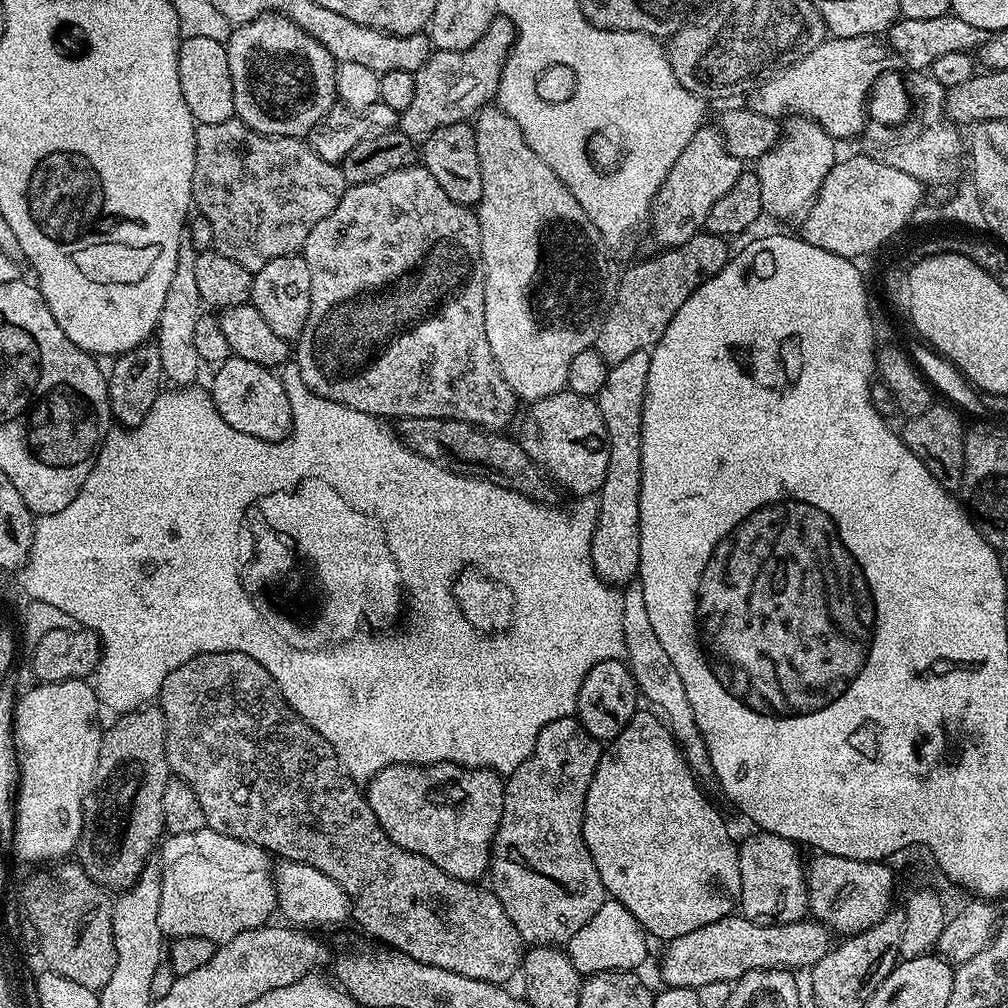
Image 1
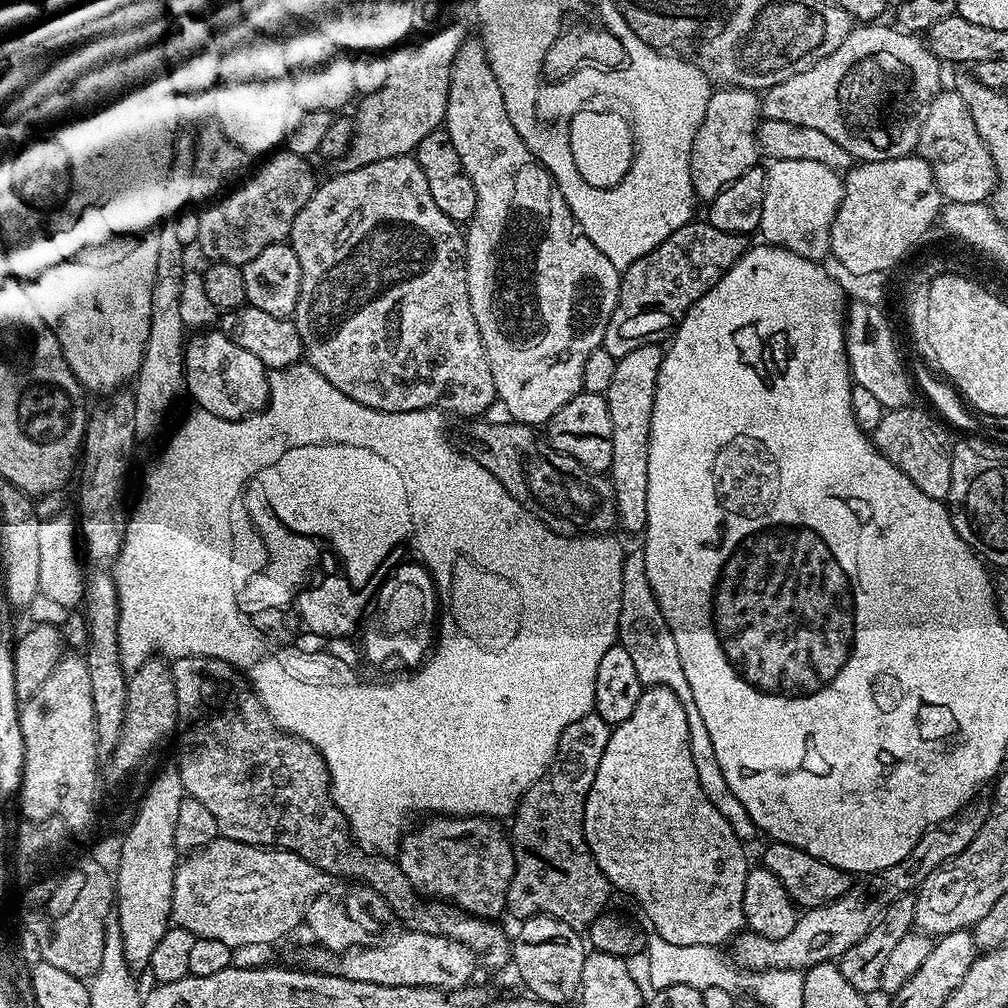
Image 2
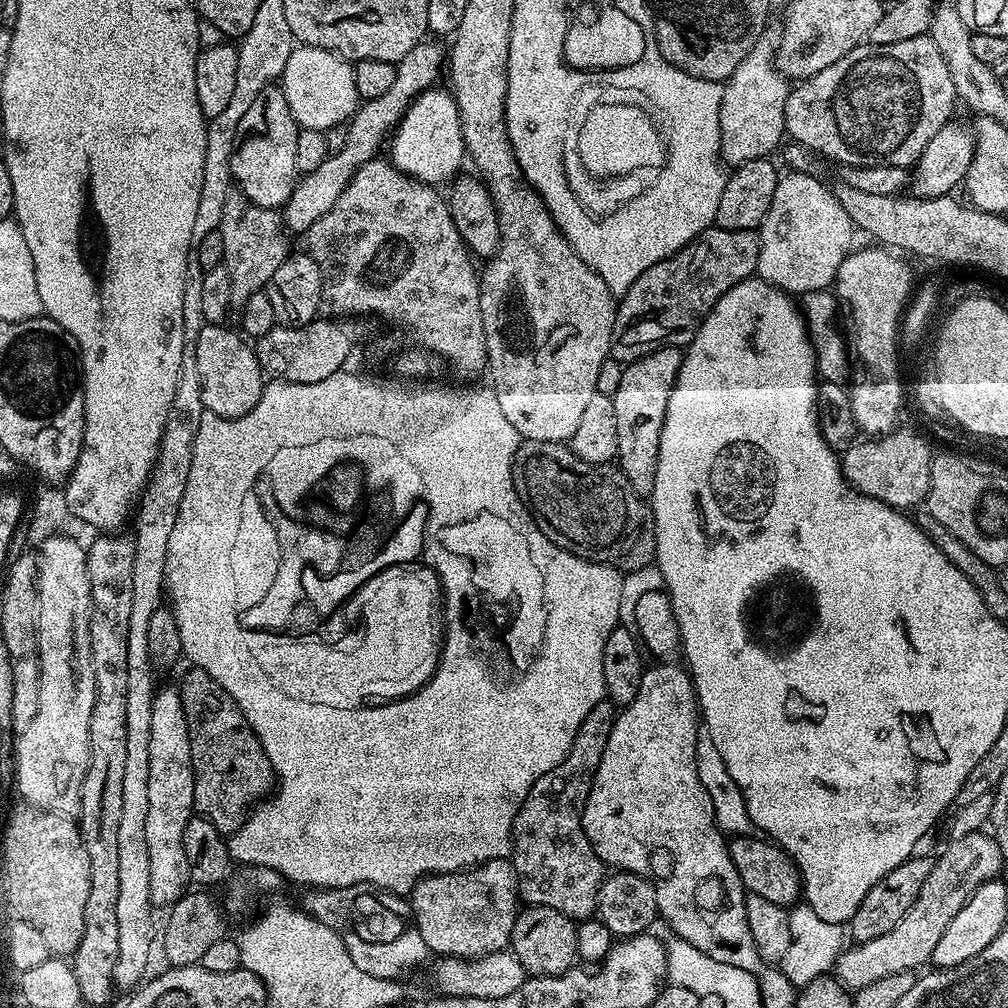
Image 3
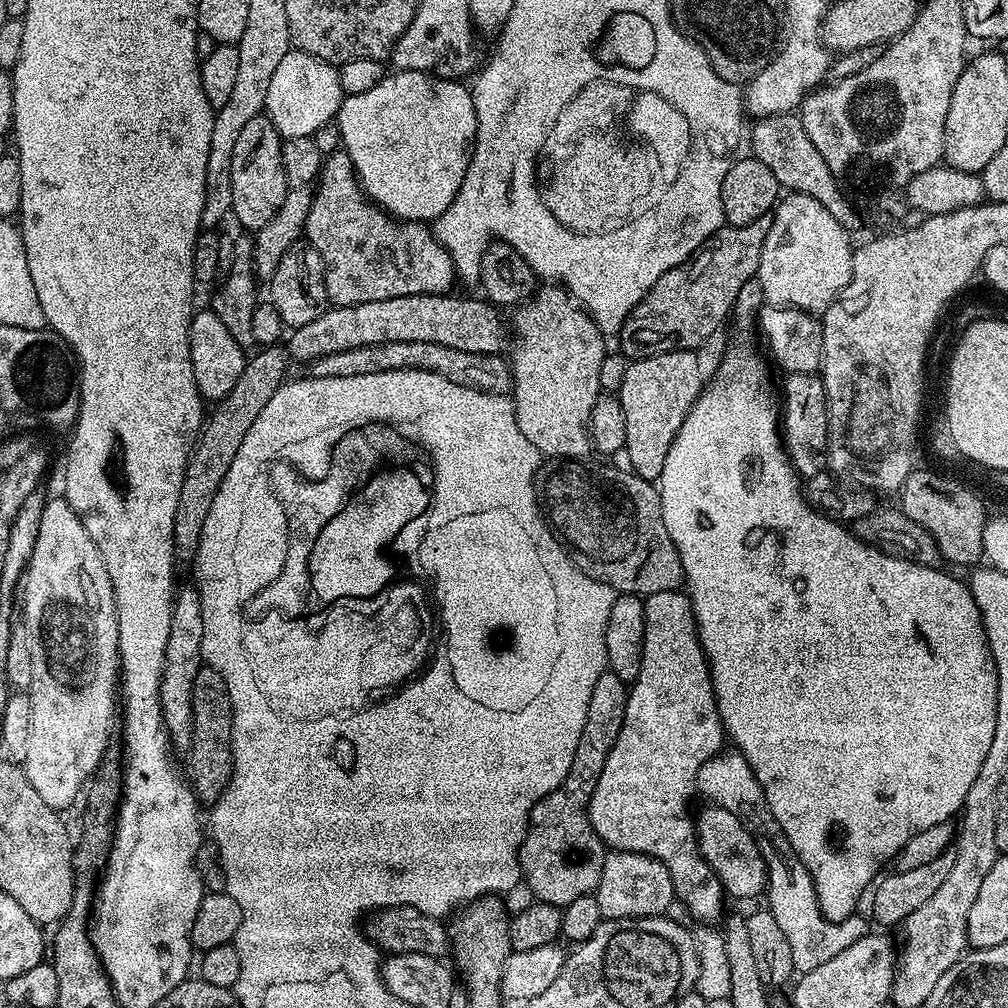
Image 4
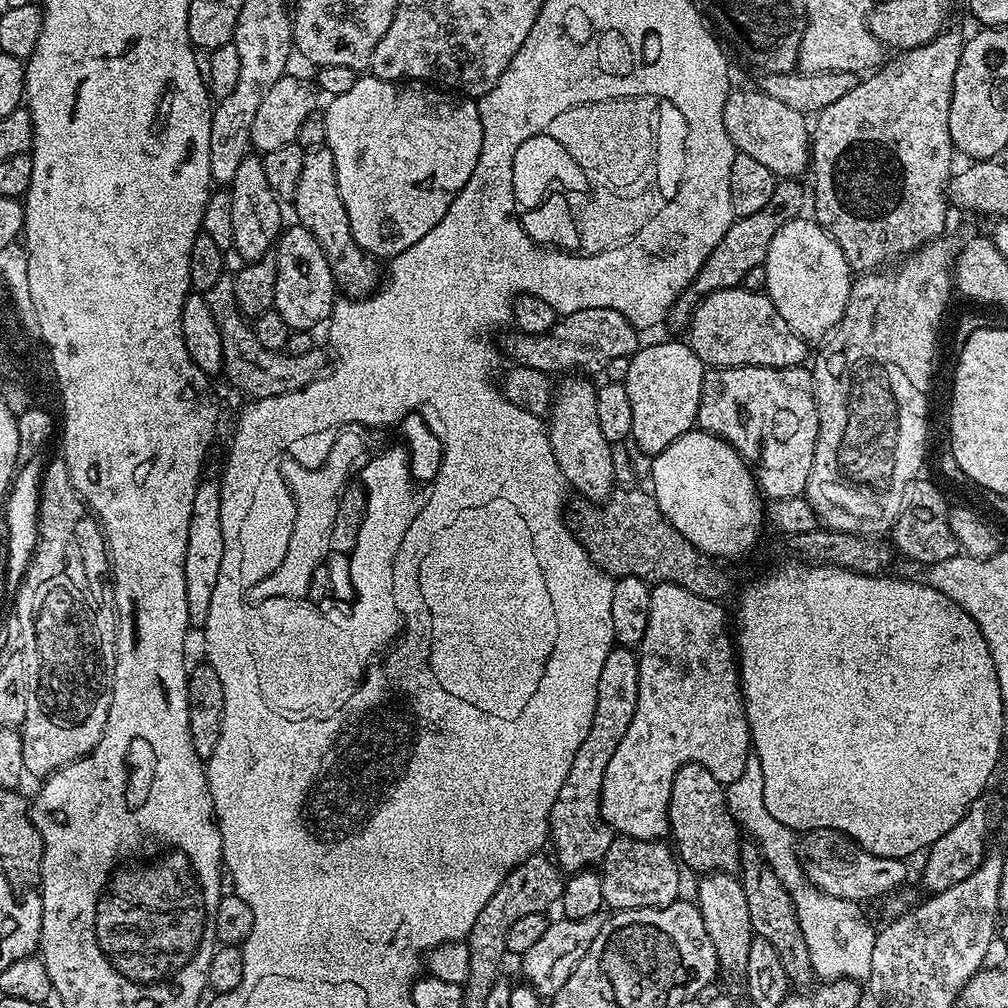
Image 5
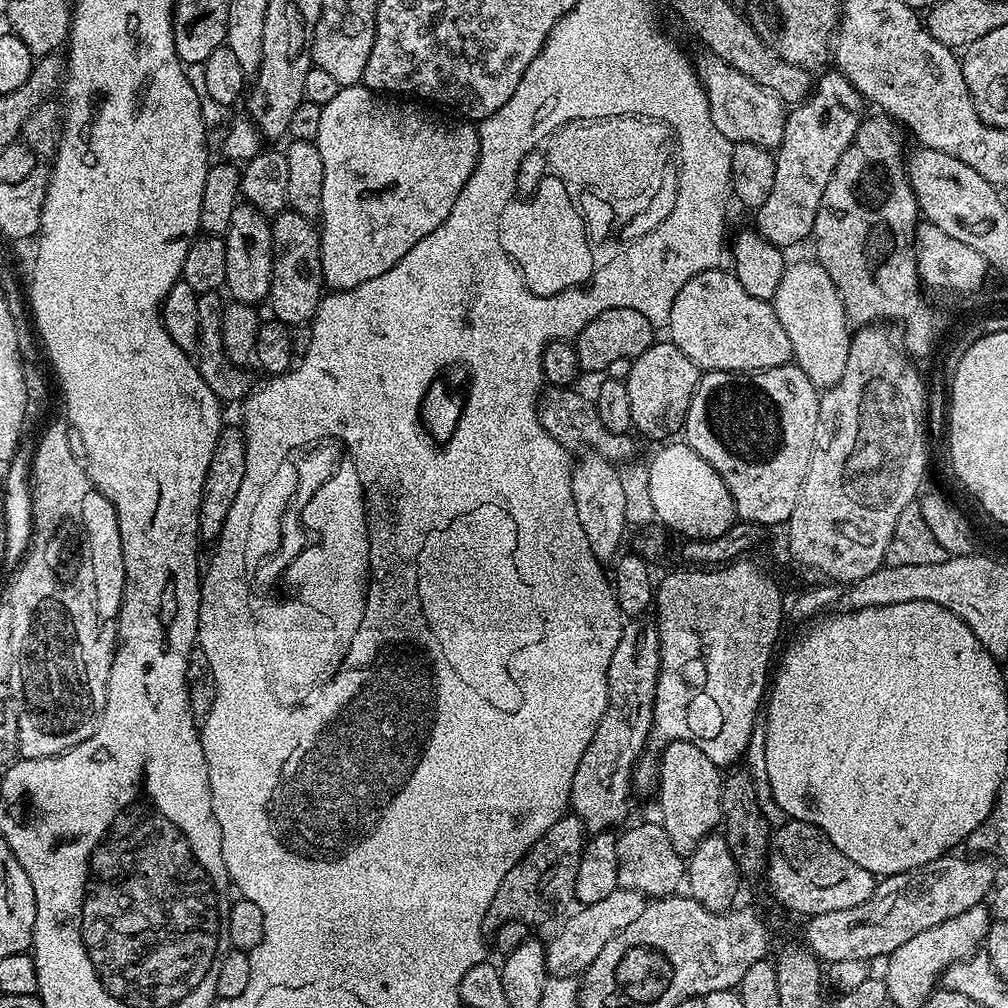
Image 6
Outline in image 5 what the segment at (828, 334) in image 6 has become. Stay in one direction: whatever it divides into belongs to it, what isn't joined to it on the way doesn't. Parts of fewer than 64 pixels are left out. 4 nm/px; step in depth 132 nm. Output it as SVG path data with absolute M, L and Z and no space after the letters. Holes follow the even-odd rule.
M797 218L786 222L782 230L774 234L774 238L770 241L770 250L762 265L766 274L764 288L767 296L774 302L774 310L782 314L786 326L790 326L794 334L798 334L806 342L813 342L812 340L820 342L844 317L846 302L850 298L850 290L854 283L854 273L842 254L842 246L834 242L832 235L822 225L816 223L815 219L804 219Z

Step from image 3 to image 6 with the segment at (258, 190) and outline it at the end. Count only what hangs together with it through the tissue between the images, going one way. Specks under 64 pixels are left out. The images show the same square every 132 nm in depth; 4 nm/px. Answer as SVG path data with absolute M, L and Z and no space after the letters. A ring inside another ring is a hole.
M243 202L230 214L230 226L223 235L226 242L226 292L237 304L263 305L272 285L272 226L269 217Z

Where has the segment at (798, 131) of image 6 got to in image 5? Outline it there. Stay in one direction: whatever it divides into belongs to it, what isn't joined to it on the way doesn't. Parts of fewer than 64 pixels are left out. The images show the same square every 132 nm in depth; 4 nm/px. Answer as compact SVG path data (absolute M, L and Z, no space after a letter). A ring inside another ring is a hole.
M796 178L781 179L774 194L770 194L770 202L766 202L762 210L733 219L730 230L726 230L722 242L714 246L710 258L706 258L702 270L696 275L695 291L707 294L717 292L720 288L735 288L743 285L746 274L763 265L774 234L778 234L778 230L782 230L786 222L797 219L803 213L800 211L804 208L804 188L800 183L801 181Z

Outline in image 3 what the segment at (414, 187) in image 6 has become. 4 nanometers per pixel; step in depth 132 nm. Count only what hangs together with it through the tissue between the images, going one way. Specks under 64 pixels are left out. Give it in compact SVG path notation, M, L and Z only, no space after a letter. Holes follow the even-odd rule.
M433 86L421 92L391 133L390 148L391 144L390 163L397 172L425 186L440 186L443 180L451 181L461 171L460 163L466 160L462 122L451 91L444 89L443 92L440 86Z

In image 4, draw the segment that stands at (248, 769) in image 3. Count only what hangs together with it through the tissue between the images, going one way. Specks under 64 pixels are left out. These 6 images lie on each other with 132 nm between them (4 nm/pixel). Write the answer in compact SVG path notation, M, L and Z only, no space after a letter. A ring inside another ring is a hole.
M201 666L198 678L194 678L194 694L192 695L192 741L186 753L187 771L190 773L192 791L201 805L211 806L216 803L221 792L232 777L232 703L226 691L226 682L213 668Z

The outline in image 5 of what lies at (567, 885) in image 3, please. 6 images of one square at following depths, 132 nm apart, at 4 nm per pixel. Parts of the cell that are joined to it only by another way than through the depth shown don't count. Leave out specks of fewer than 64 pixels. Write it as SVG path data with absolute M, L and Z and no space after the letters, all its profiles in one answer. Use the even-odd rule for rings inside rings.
M613 647L602 666L602 675L598 677L598 702L594 708L589 733L586 734L586 738L582 740L582 744L578 746L578 750L574 754L574 766L571 767L568 780L564 783L562 790L558 790L558 798L554 802L548 819L550 848L553 848L551 851L554 853L556 863L565 873L582 872L599 865L603 861L606 850L610 850L610 842L614 839L614 833L600 813L602 778L606 774L606 766L610 763L614 750L618 750L618 742L622 742L626 729L630 727L630 718L634 718L634 706L638 706L639 673L638 656L631 648Z

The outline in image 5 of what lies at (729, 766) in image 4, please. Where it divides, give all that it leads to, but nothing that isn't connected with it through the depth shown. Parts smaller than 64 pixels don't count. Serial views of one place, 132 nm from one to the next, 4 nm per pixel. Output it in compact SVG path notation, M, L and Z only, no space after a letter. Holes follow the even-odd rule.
M754 754L749 755L746 770L742 770L742 775L735 782L730 782L726 786L729 814L735 818L737 825L747 835L748 832L752 835L749 836L751 843L760 847L760 852L770 866L770 870L774 870L774 874L778 874L778 882L782 882L782 886L786 886L786 890L794 902L794 910L798 914L798 926L802 930L802 938L806 938L806 950L810 952L810 966L813 973L817 977L820 976L819 979L824 982L829 980L867 981L870 974L870 961L874 959L874 942L876 941L874 928L871 928L867 920L860 914L861 905L857 901L834 898L834 894L826 894L808 881L804 868L800 864L797 837L794 835L793 829L782 826L782 822L778 822L778 818L774 818L774 814L770 814L770 810L766 806L766 798L762 798L763 781L762 766L758 762L758 758Z

